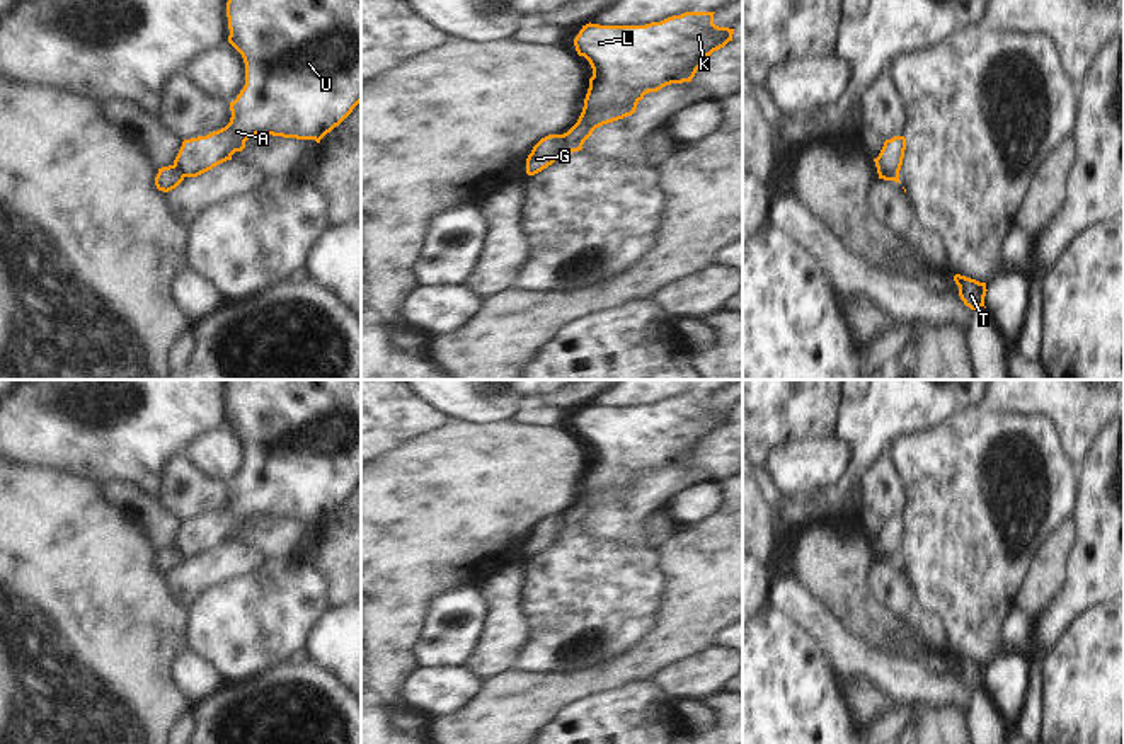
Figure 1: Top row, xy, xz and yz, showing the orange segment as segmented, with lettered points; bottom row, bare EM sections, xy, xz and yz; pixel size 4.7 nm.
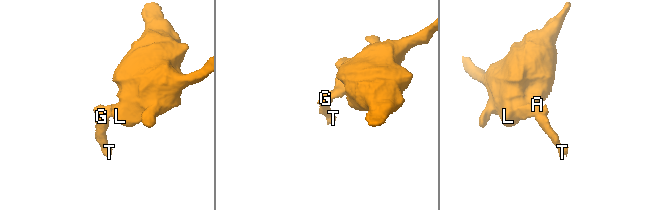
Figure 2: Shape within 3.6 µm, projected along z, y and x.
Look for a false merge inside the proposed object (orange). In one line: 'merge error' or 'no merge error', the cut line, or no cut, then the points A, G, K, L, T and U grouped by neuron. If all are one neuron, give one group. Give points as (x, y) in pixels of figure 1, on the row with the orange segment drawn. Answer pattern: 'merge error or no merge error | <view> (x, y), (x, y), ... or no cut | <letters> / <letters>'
merge error | xz (564, 135), (564, 145), (556, 157) | A K L U / G T

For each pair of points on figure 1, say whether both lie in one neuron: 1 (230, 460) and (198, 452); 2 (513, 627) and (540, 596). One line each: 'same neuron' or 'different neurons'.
1: same neuron
2: different neurons

